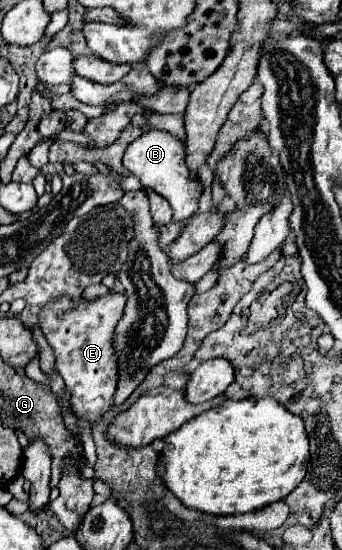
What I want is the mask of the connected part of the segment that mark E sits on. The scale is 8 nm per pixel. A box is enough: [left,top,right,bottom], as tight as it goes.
[39,292,125,424]

